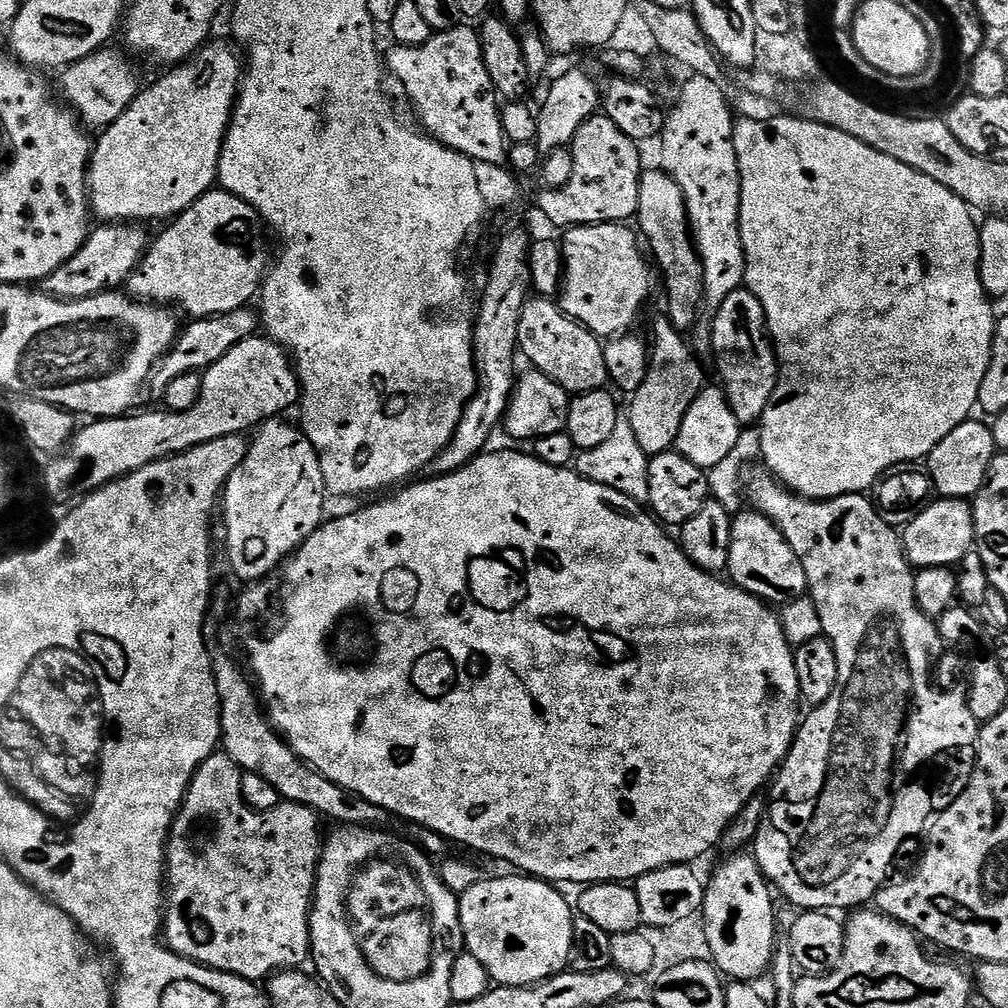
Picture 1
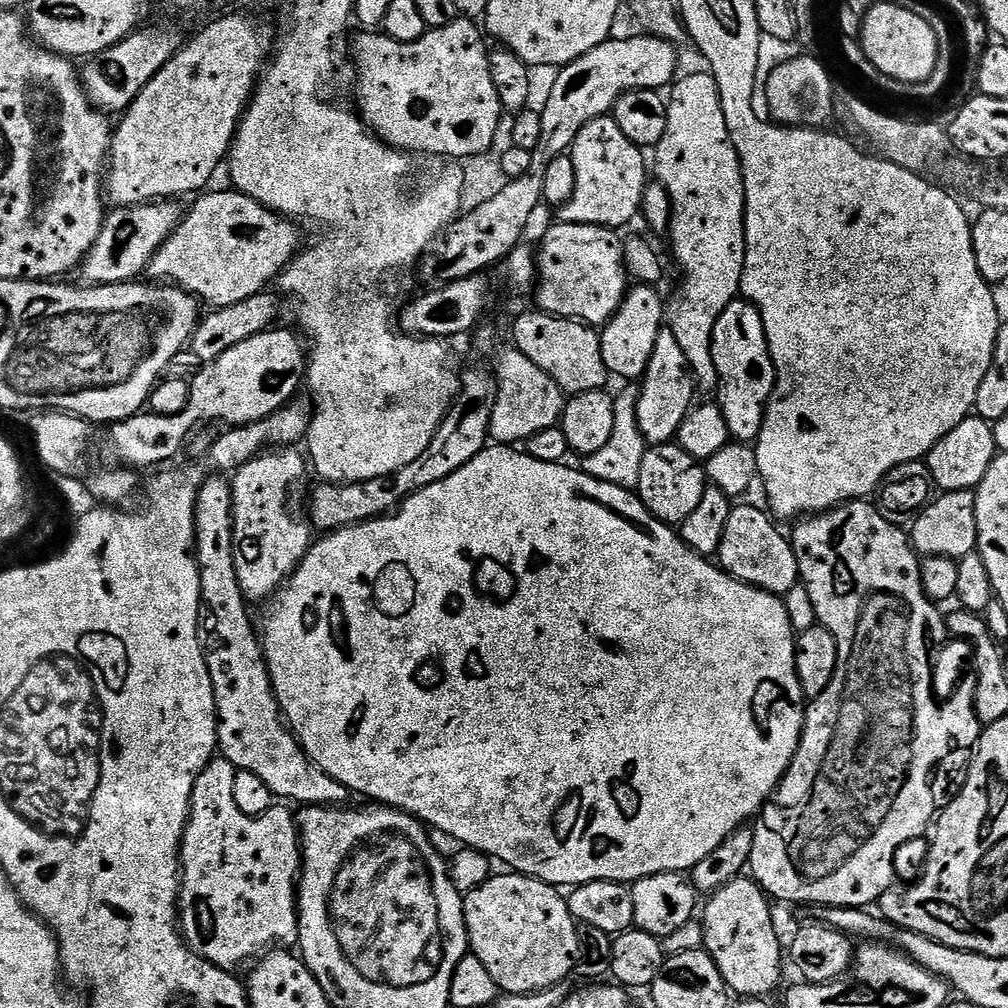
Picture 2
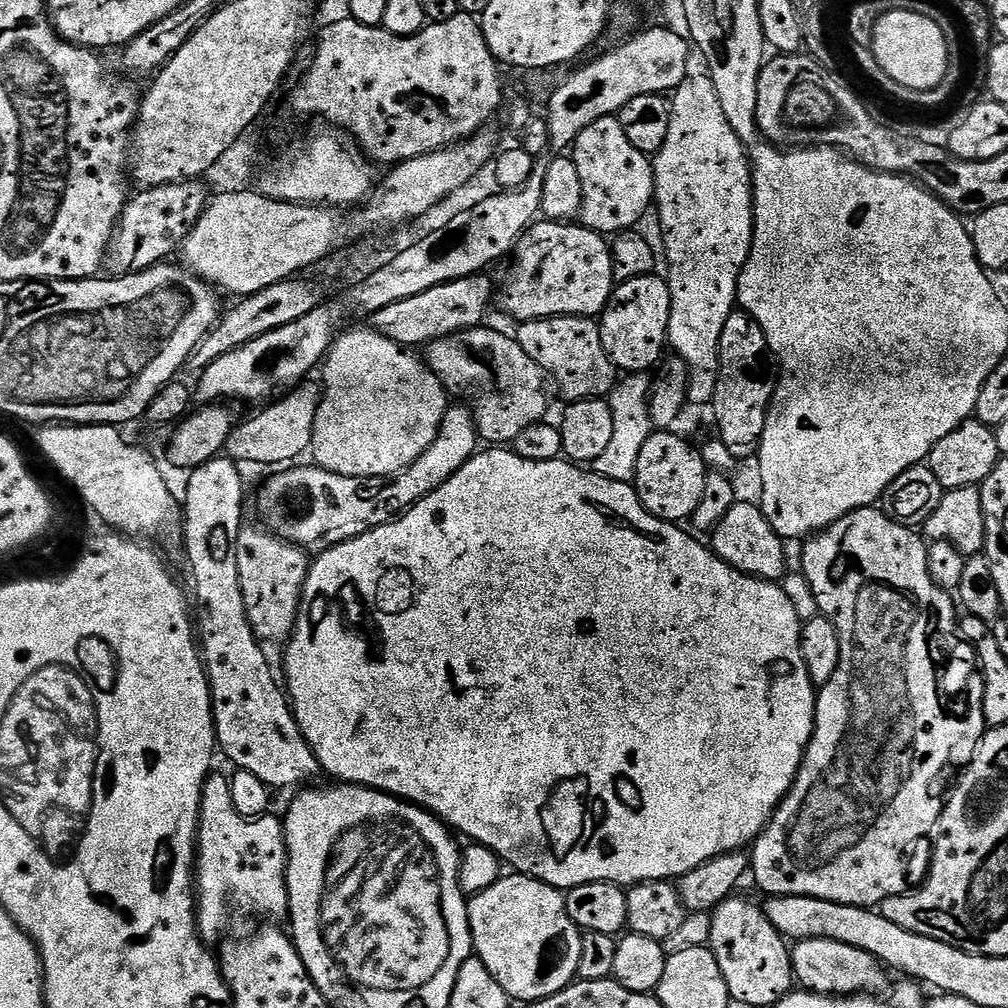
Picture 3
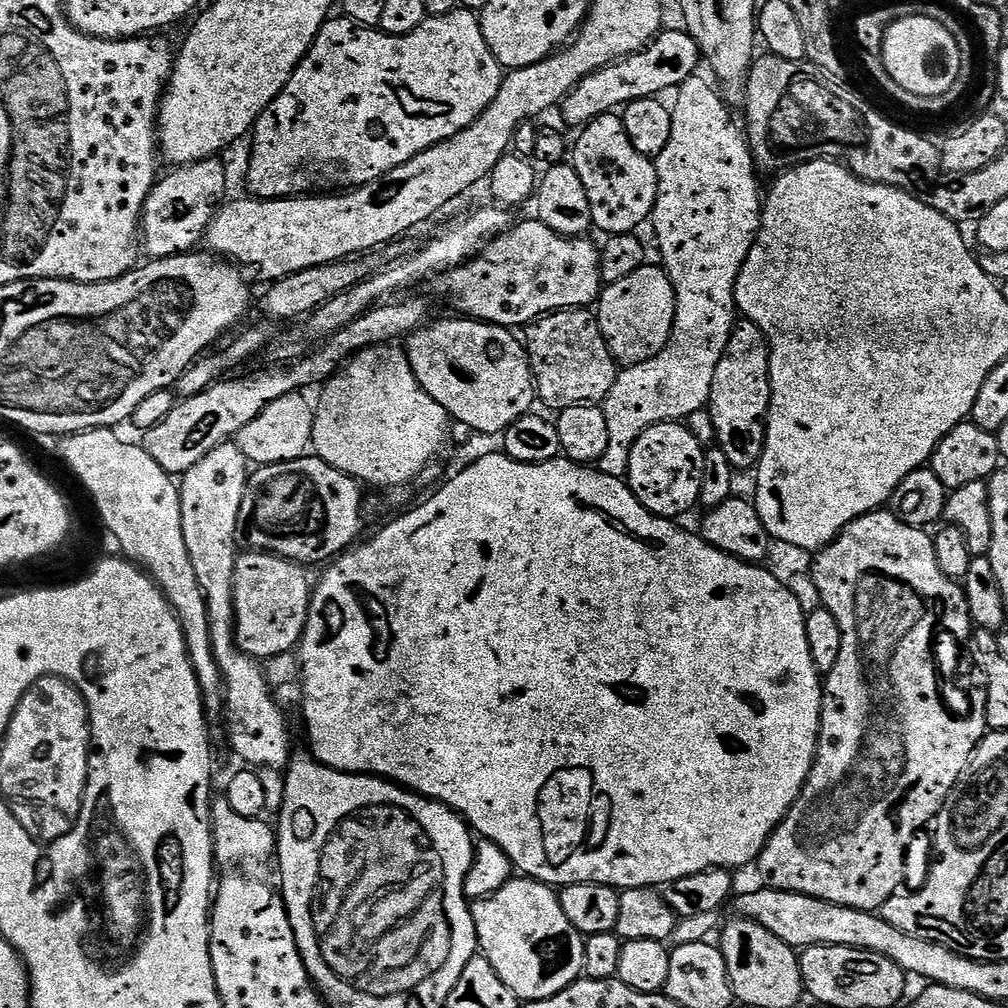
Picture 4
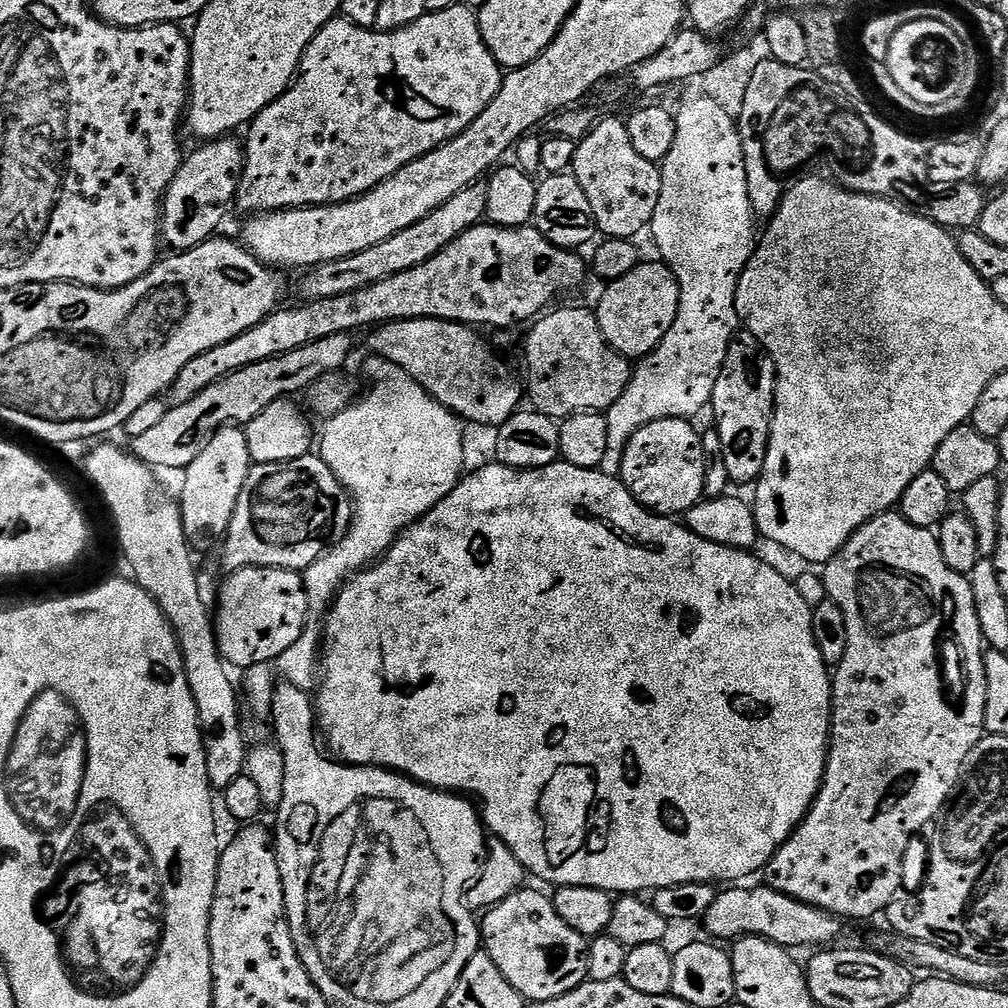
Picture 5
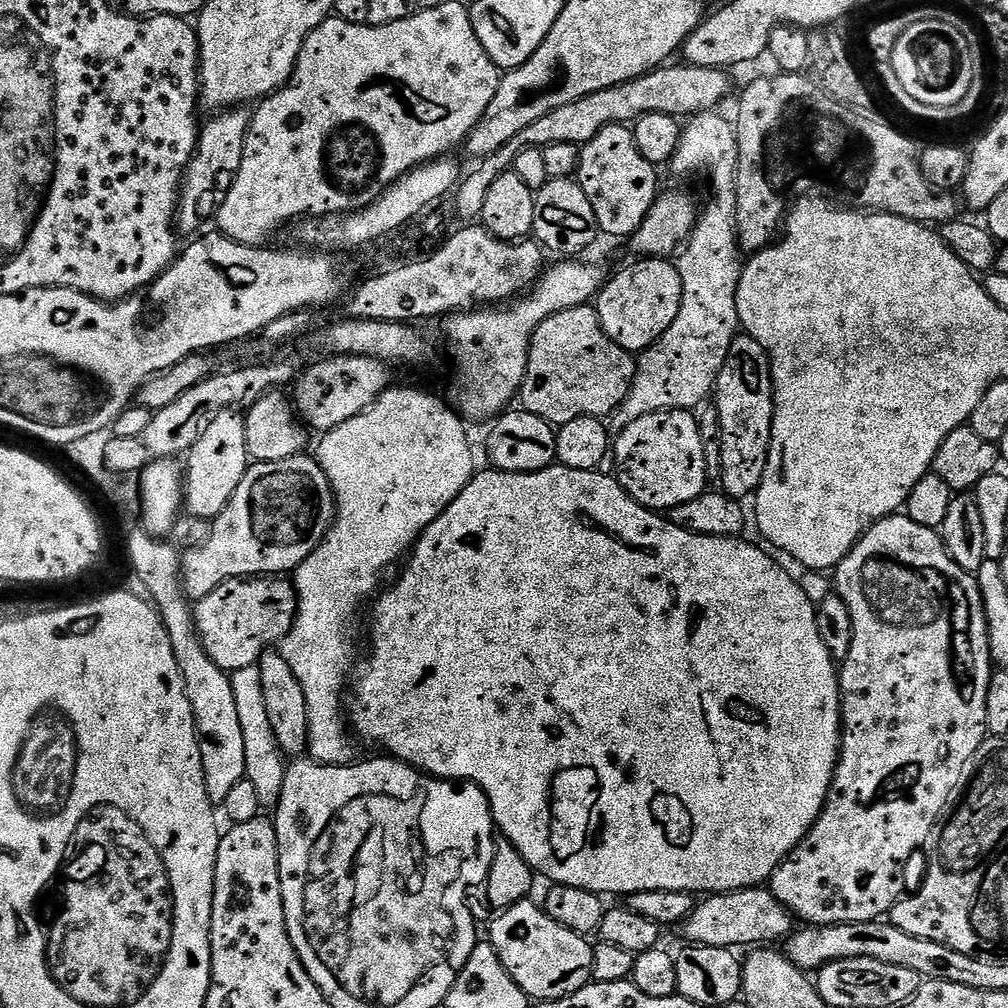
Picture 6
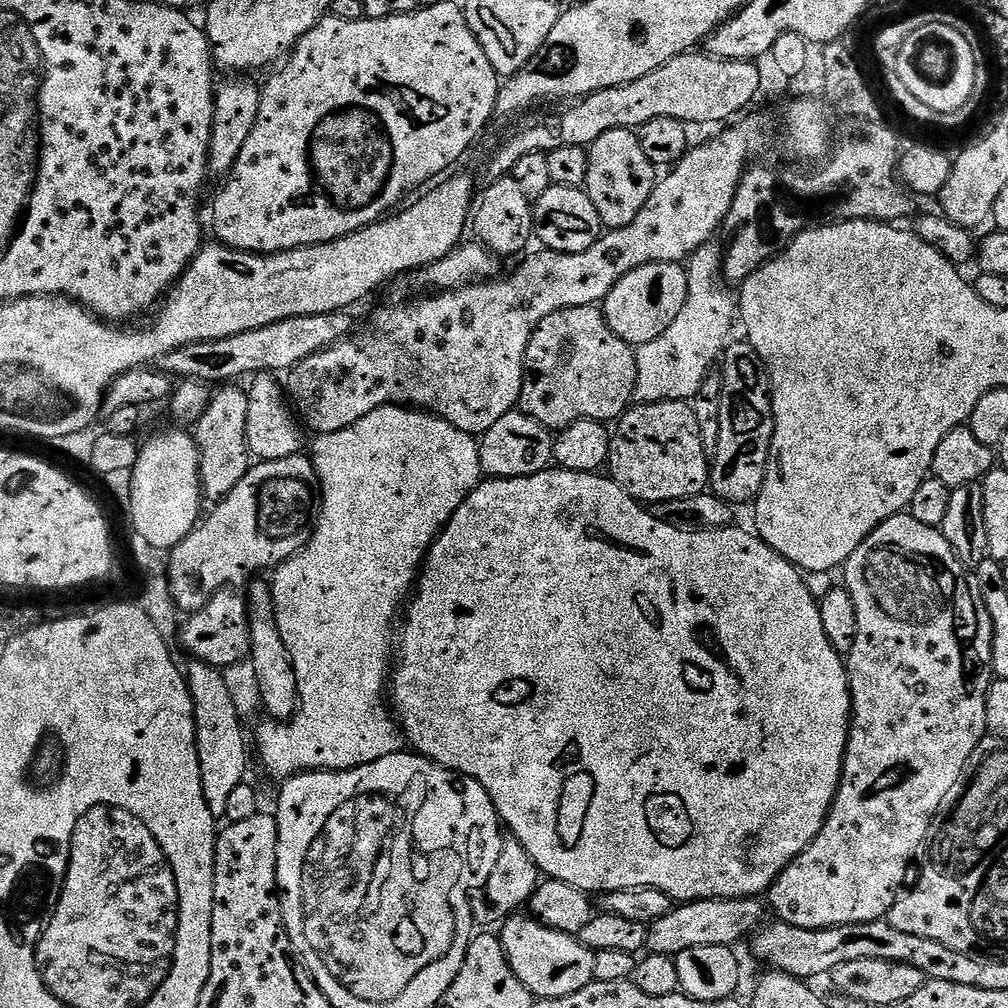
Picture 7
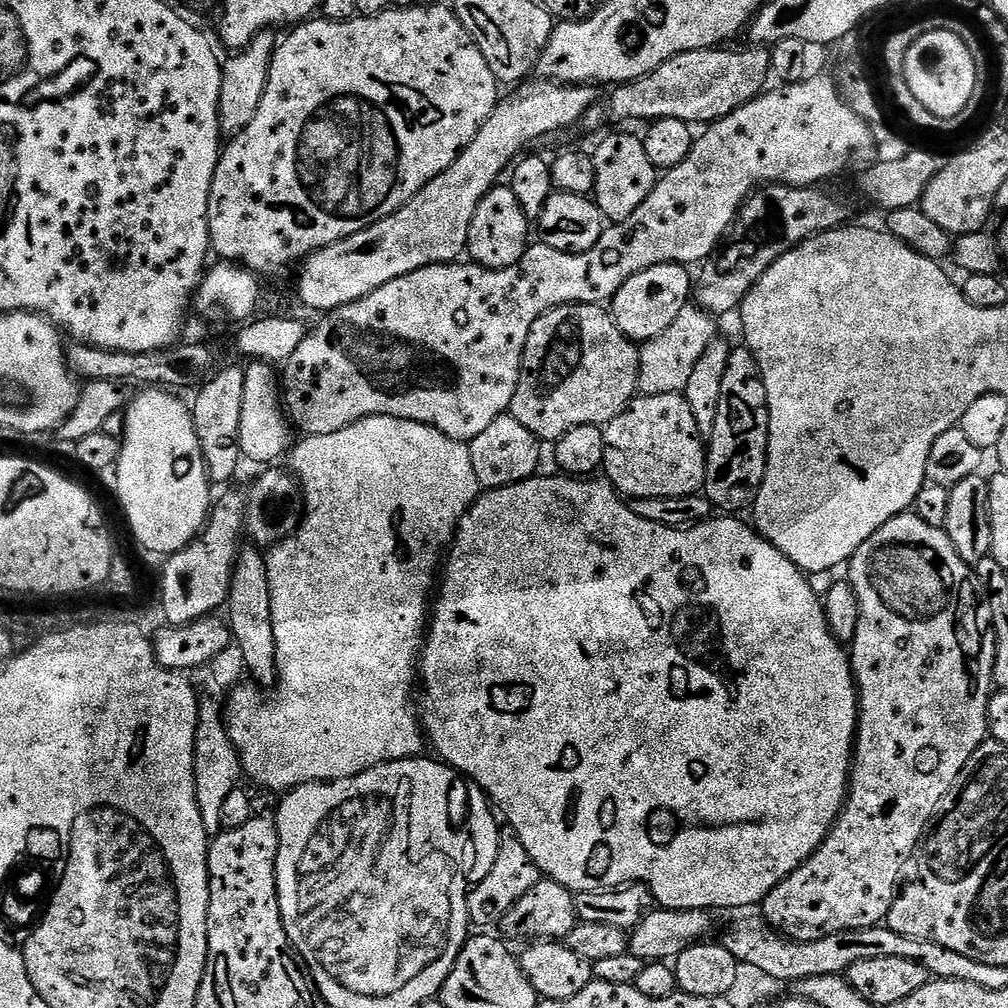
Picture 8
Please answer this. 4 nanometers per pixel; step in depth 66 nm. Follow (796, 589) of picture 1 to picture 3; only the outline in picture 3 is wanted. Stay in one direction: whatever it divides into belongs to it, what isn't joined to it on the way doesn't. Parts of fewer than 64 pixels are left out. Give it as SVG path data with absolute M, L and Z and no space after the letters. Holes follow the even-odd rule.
M738 502L734 506L730 506L726 518L722 518L722 522L718 522L718 526L713 528L710 533L710 547L727 564L734 565L737 570L745 572L748 576L757 576L759 580L780 582L786 575L786 567L784 568L785 541L770 526L759 503Z

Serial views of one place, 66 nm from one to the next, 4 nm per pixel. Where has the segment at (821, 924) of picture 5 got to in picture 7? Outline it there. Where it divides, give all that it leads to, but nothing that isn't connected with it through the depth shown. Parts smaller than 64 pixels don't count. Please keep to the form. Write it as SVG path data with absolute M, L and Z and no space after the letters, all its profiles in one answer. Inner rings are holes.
M756 898L746 900L690 900L673 907L671 912L667 912L662 918L658 918L652 924L647 925L648 943L647 951L651 954L662 954L675 958L682 954L682 950L694 950L694 946L736 946L740 939L751 937L757 928L761 927L760 920L766 916L766 908L763 903Z

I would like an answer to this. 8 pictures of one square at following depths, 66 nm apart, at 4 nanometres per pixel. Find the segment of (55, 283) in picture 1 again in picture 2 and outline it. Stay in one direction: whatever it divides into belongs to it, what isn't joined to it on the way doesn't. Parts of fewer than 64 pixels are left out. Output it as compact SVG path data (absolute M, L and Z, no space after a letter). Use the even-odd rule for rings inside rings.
M171 199L113 207L105 215L102 230L78 269L79 275L84 275L83 283L88 286L127 284L143 277L154 254L158 254L160 247L174 234L186 215L185 209L176 204L179 203Z

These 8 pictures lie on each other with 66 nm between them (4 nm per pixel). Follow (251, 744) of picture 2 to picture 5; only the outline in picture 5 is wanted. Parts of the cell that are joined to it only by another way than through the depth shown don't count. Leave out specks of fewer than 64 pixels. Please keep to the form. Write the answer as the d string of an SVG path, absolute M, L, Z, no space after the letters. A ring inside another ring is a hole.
M223 427L209 437L201 453L182 472L184 485L180 488L178 503L186 535L190 538L223 537L230 526L230 518L234 518L238 494L242 494L242 486L246 486L248 471L252 469L253 463L248 449L248 433L243 427Z

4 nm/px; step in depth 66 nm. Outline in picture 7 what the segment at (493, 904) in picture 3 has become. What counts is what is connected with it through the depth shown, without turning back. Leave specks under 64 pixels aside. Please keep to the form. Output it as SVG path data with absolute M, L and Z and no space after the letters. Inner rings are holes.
M517 914L505 920L502 925L504 953L522 986L526 986L533 997L553 1000L578 994L578 990L591 984L594 980L596 953L590 951L579 938L548 928L539 920L525 916Z

